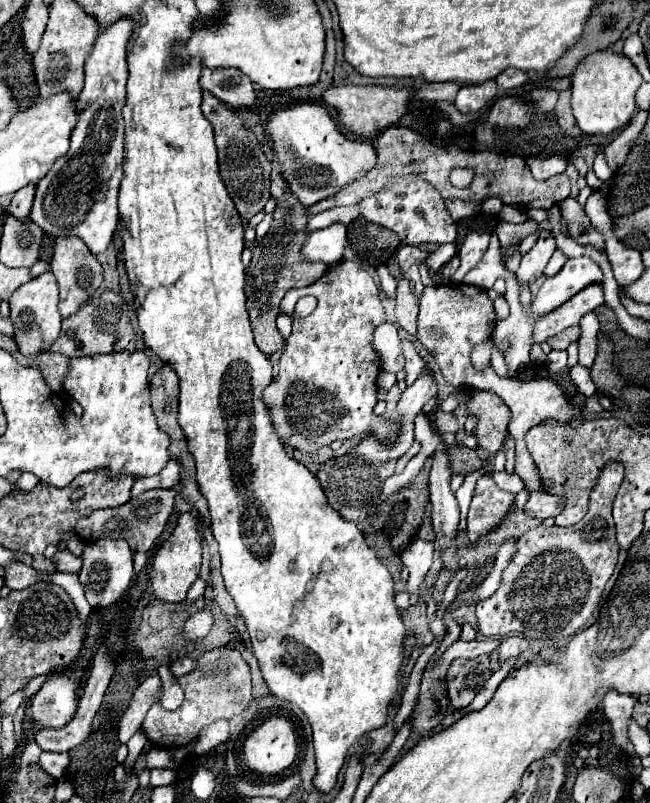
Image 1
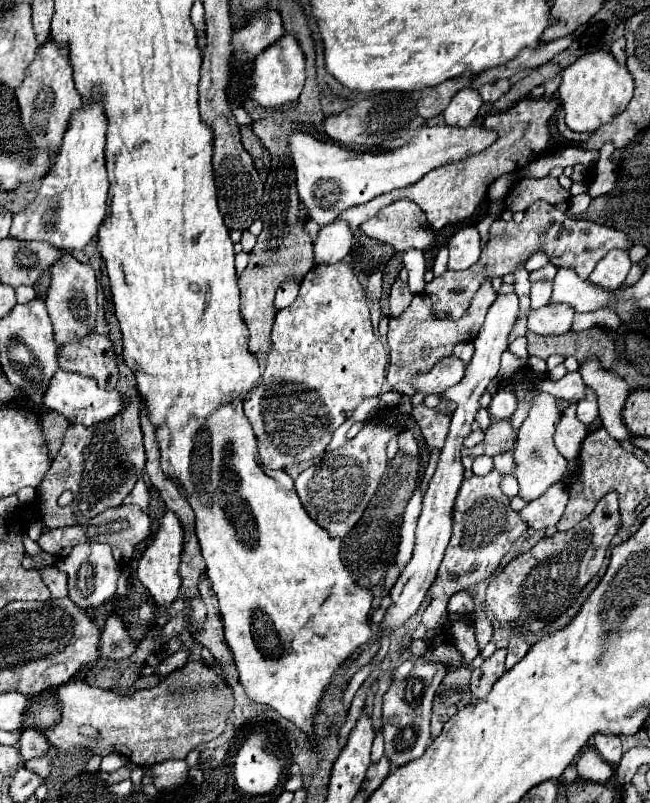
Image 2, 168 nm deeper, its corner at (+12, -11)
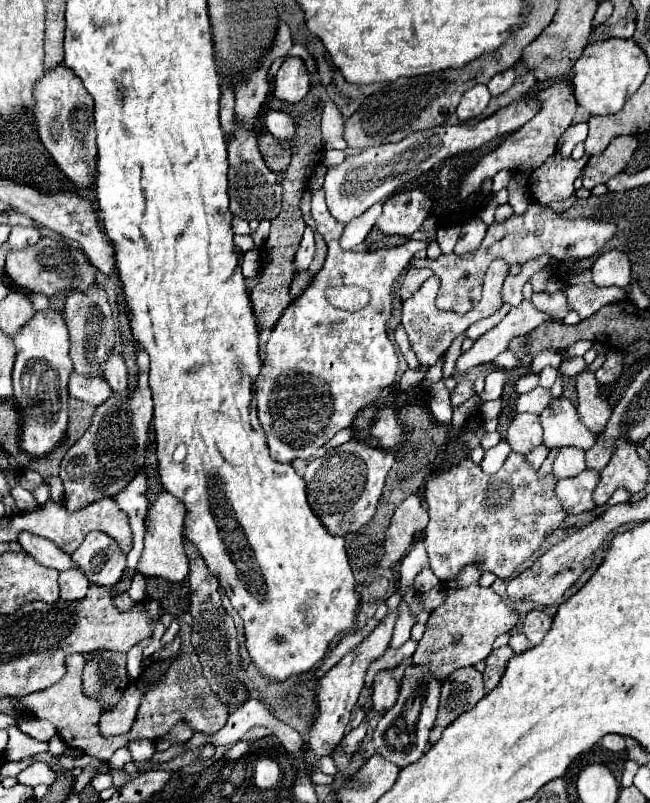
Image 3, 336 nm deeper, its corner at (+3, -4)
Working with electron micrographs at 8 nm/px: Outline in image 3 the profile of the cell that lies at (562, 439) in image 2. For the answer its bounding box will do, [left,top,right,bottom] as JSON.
[576,372,612,434]

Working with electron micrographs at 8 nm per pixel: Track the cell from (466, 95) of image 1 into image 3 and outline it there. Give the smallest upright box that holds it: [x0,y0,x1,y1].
[456,84,492,122]

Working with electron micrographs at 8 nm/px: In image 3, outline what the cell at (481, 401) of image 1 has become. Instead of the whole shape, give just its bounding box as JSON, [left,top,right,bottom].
[506,414,542,454]

